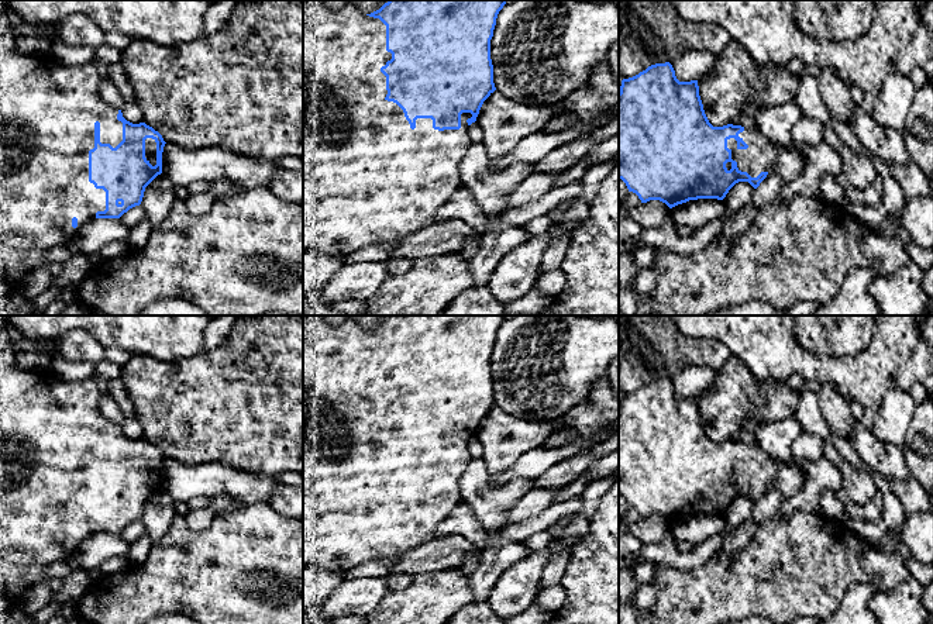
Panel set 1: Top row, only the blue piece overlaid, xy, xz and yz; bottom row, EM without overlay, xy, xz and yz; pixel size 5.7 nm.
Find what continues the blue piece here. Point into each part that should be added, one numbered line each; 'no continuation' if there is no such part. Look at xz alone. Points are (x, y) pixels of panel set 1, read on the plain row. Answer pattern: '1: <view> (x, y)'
1: xz (368, 493)

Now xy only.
1: xy (48, 426)

